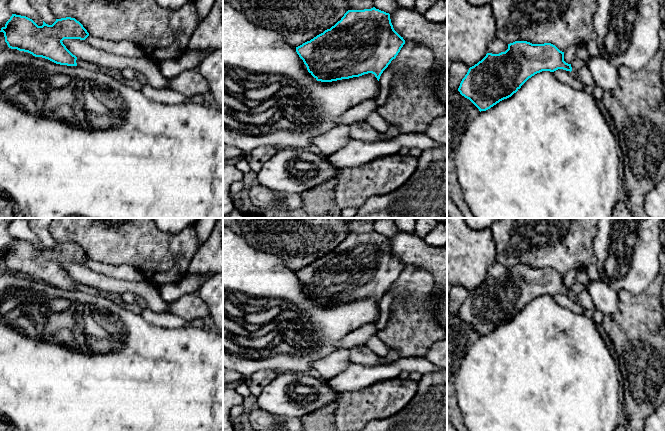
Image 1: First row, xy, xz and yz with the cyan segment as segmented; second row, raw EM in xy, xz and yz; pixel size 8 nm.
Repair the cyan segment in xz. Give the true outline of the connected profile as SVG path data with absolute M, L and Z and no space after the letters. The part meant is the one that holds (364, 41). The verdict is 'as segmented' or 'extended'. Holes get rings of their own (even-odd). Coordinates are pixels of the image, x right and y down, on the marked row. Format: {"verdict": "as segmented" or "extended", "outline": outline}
{"verdict": "as segmented", "outline": "M373 7L348 10L330 29L296 47L296 52L317 81L332 82L368 73L374 74L379 81L404 44L403 37L393 28L390 14Z"}

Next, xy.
{"verdict": "as segmented", "outline": "M12 14L0 32L4 33L5 42L9 48L28 52L35 57L42 57L56 64L67 66L77 66L77 57L66 48L62 41L64 39L85 40L89 36L87 30L75 18L56 19L52 25L43 21L43 25L38 26L32 19L16 14Z"}

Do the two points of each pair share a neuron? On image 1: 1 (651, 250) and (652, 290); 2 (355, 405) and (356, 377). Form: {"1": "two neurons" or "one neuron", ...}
{"1": "two neurons", "2": "two neurons"}

